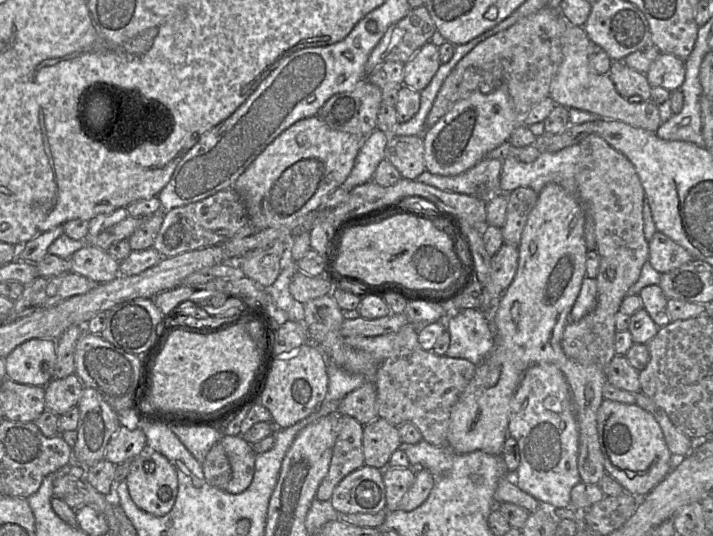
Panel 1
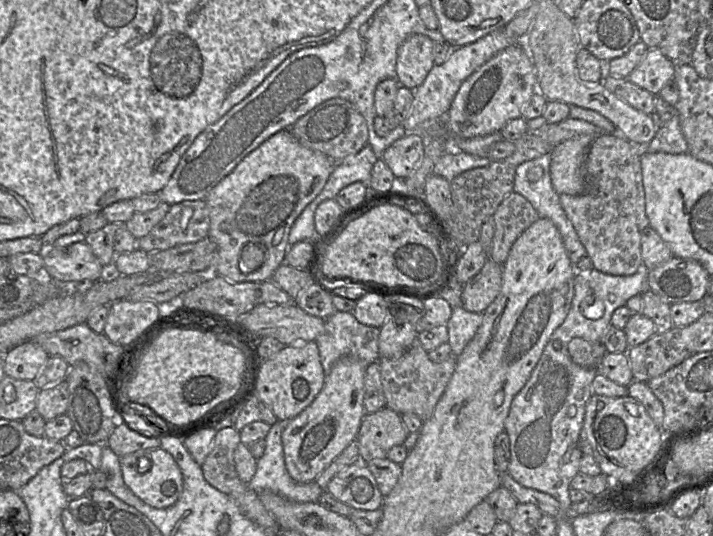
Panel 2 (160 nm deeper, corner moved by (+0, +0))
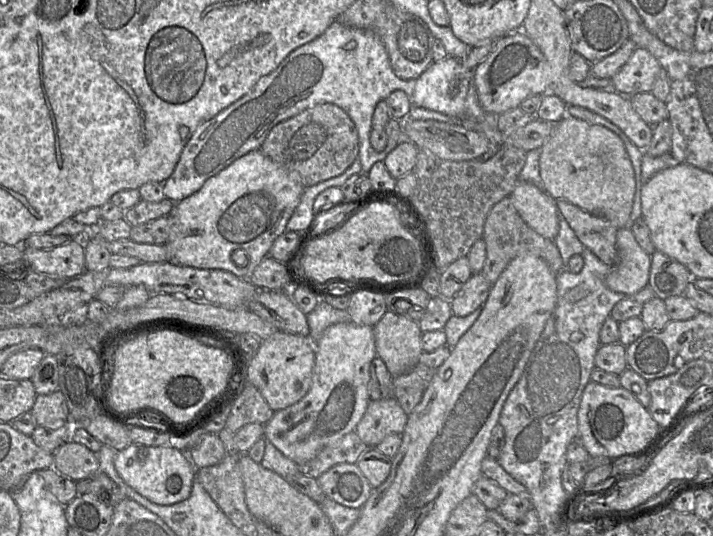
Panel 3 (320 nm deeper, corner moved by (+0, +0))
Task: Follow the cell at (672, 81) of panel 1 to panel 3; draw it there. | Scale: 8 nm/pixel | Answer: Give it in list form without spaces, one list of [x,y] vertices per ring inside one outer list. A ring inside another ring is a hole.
[[[636,47],[628,61],[611,78],[611,86],[624,96],[651,92],[661,68],[648,50]]]

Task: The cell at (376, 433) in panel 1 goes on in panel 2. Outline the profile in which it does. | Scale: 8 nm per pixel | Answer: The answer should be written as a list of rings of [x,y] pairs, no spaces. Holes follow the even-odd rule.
[[[388,407],[365,414],[356,437],[360,462],[366,464],[373,459],[387,458],[389,450],[403,445],[407,435],[400,415]]]

